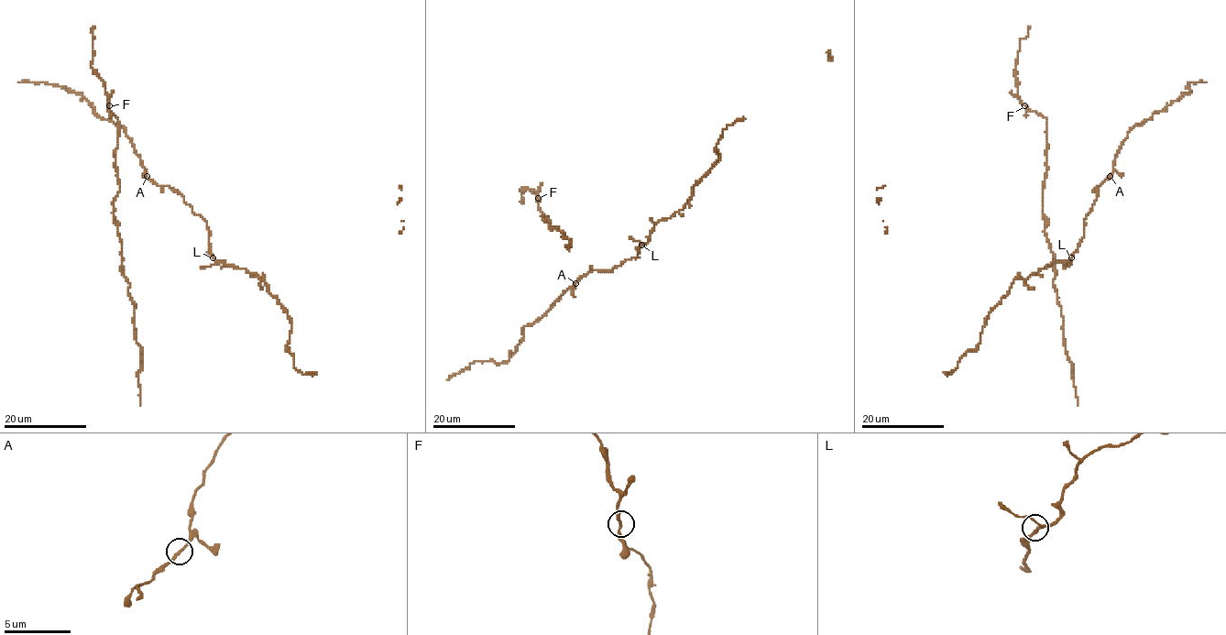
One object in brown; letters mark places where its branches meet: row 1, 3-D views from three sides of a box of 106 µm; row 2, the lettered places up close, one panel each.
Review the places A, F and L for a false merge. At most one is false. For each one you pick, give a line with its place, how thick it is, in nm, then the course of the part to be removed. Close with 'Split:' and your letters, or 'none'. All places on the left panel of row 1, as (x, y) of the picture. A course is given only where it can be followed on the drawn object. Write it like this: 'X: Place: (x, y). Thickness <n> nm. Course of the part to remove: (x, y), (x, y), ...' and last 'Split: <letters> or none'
Split: none

